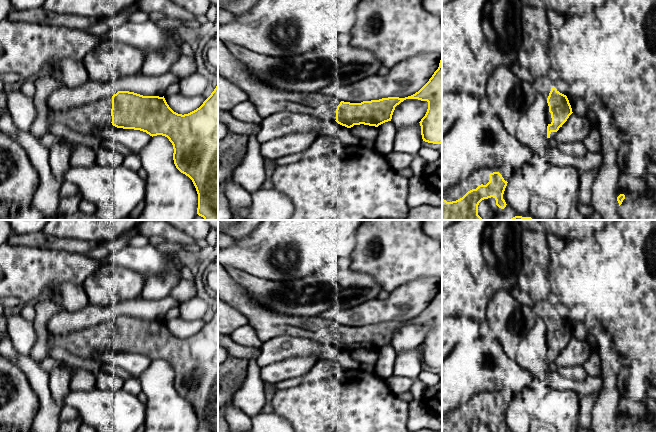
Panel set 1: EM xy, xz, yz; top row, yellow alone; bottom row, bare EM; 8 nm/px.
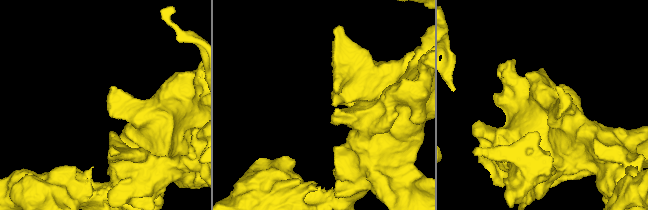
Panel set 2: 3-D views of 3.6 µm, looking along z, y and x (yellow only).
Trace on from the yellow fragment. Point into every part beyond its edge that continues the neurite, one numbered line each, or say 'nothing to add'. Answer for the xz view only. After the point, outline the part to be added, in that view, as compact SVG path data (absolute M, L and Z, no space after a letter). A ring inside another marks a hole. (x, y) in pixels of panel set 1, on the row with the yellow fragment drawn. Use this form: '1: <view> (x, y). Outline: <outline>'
1: xz (267, 100). Outline: M218 38L218 72L243 90L262 119L279 112L302 113L319 120L335 121L341 100L321 91L284 92L262 82L236 60L225 43Z

